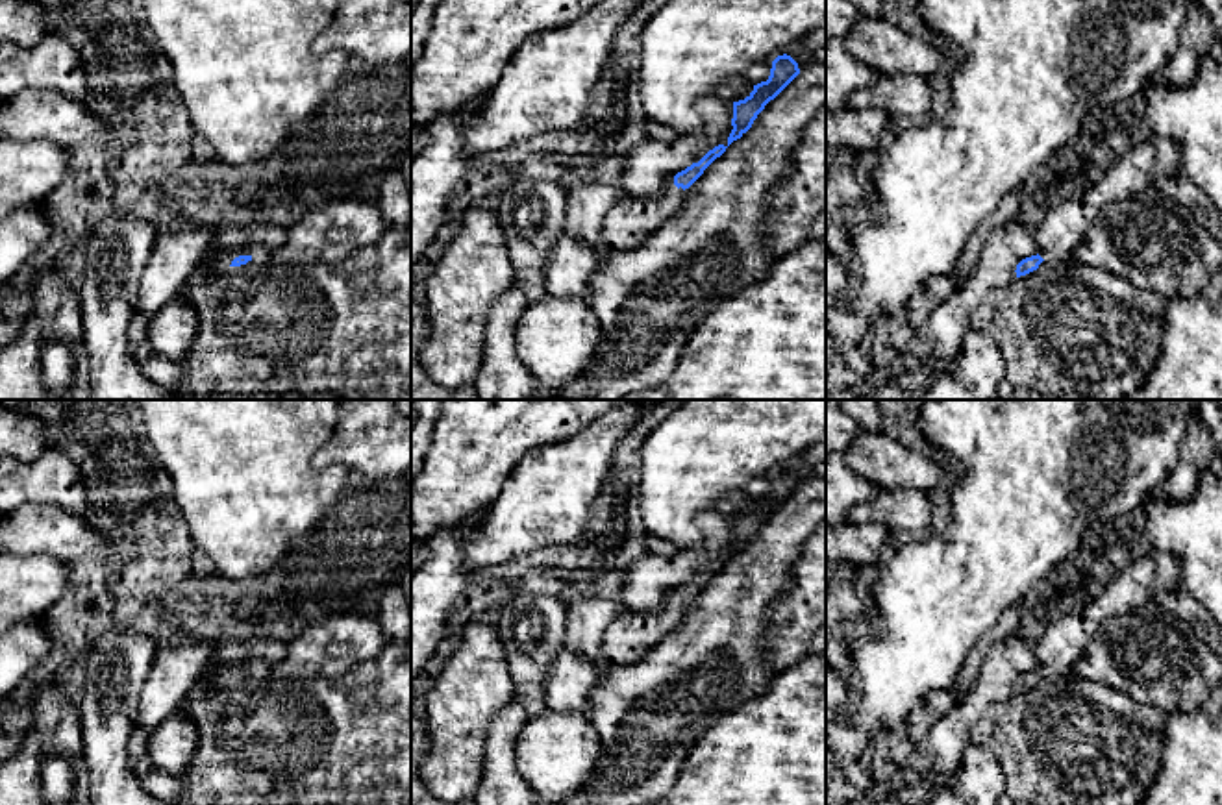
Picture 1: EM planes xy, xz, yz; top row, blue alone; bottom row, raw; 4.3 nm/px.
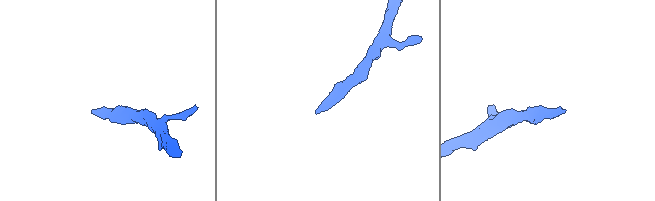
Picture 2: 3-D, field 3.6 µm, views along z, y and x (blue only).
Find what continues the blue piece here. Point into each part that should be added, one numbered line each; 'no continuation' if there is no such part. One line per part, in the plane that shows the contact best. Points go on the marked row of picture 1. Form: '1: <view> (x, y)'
1: xy (232, 239)

